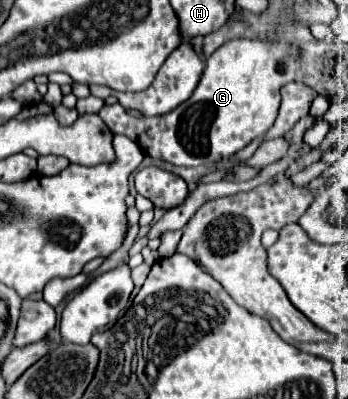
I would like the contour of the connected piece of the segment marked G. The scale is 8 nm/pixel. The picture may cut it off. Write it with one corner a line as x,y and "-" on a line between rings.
237,38
237,40
225,42
221,48
217,48
207,58
203,76
201,76
195,92
191,94
191,98
187,102
183,102
175,110
161,114
161,116
151,116
151,118
131,118
121,104
113,104
113,106
103,106
99,116
109,126
109,130
113,134
129,136
131,140
135,140
141,146
143,152
147,150
147,154
151,158
161,158
161,160
177,164
177,166
211,164
211,162
231,158
235,152
245,148
253,138
259,138
273,126
277,112
279,112
279,102
281,102
279,90
285,84
295,80
299,68
301,68
301,50
281,38
275,38
275,40

